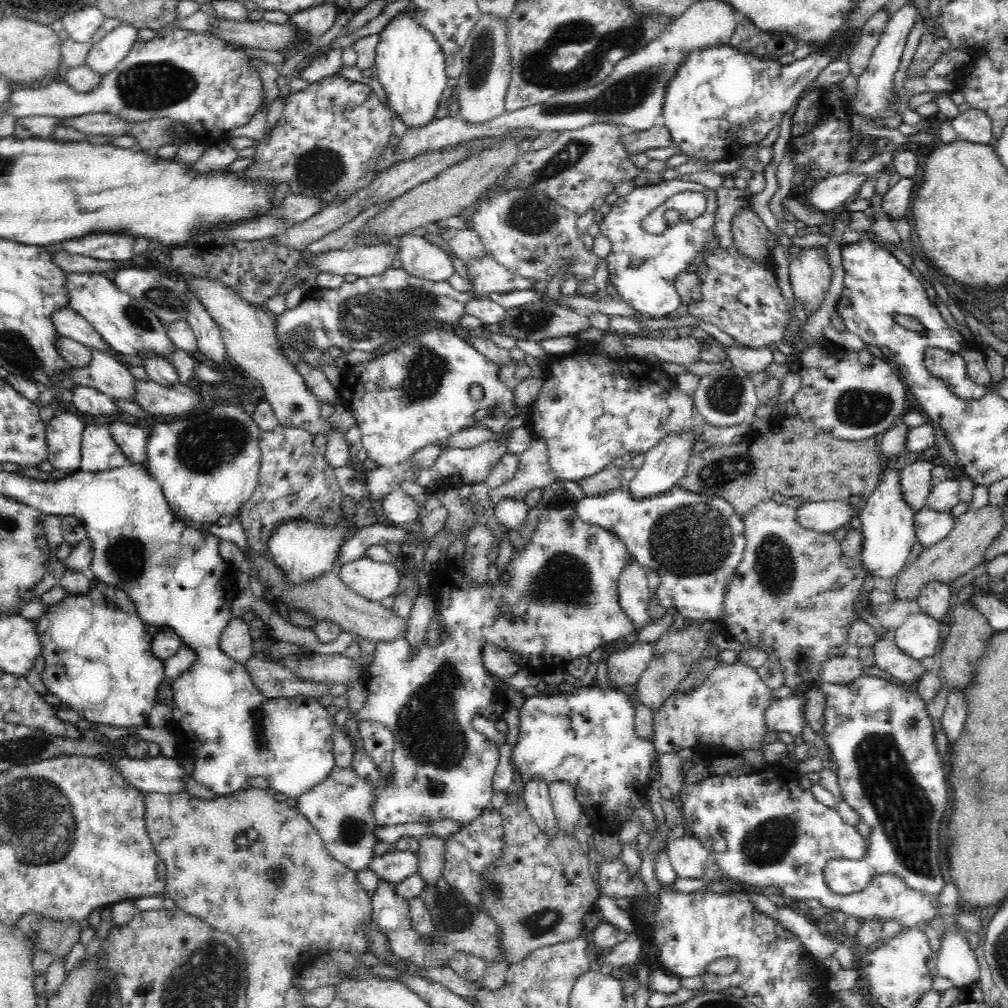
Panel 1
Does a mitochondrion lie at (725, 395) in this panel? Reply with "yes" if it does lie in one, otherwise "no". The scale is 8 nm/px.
yes

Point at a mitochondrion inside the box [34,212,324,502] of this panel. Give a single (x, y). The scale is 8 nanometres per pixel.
(205, 444)

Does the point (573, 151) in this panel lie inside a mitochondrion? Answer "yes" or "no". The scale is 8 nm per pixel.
yes

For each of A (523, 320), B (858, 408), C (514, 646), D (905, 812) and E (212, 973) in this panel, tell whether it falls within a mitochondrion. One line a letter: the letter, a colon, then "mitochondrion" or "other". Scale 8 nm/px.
A: mitochondrion
B: mitochondrion
C: other
D: mitochondrion
E: mitochondrion

